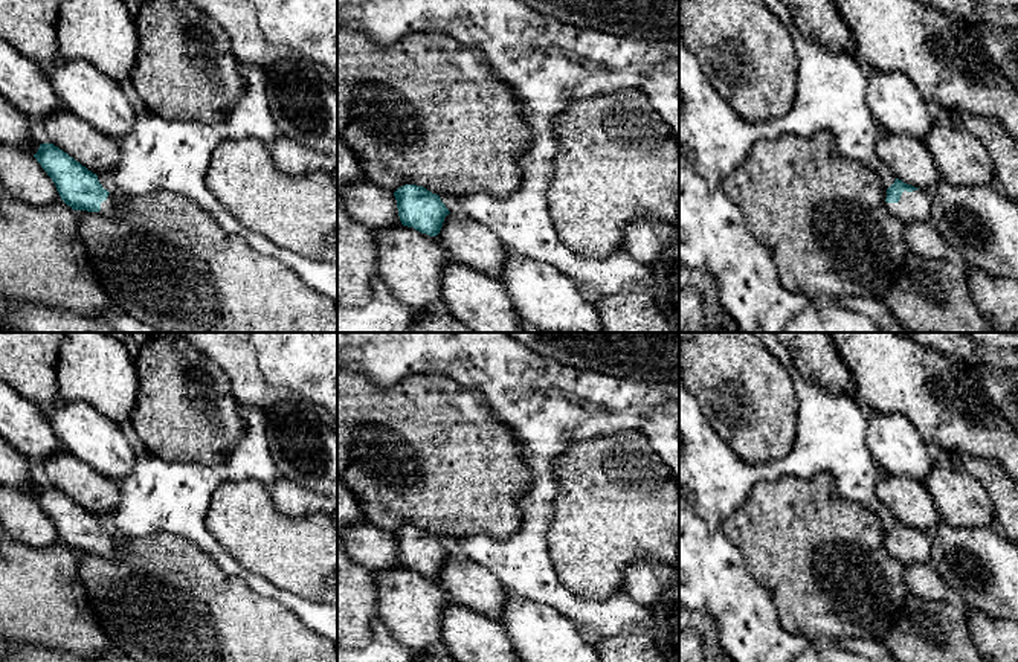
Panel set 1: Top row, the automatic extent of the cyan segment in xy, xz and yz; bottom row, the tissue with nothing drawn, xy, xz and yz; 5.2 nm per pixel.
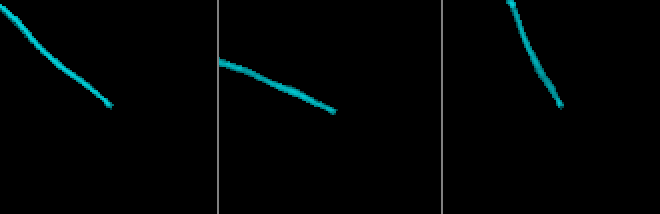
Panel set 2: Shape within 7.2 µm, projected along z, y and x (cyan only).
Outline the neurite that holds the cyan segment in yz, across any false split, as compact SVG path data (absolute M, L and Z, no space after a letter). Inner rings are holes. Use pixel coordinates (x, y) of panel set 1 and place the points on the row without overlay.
M896 520L887 531L887 549L904 566L931 563L931 534L914 529Z

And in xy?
M41 485L34 499L55 525L61 541L73 552L116 557L116 537L104 531L98 517L67 494L53 485Z

